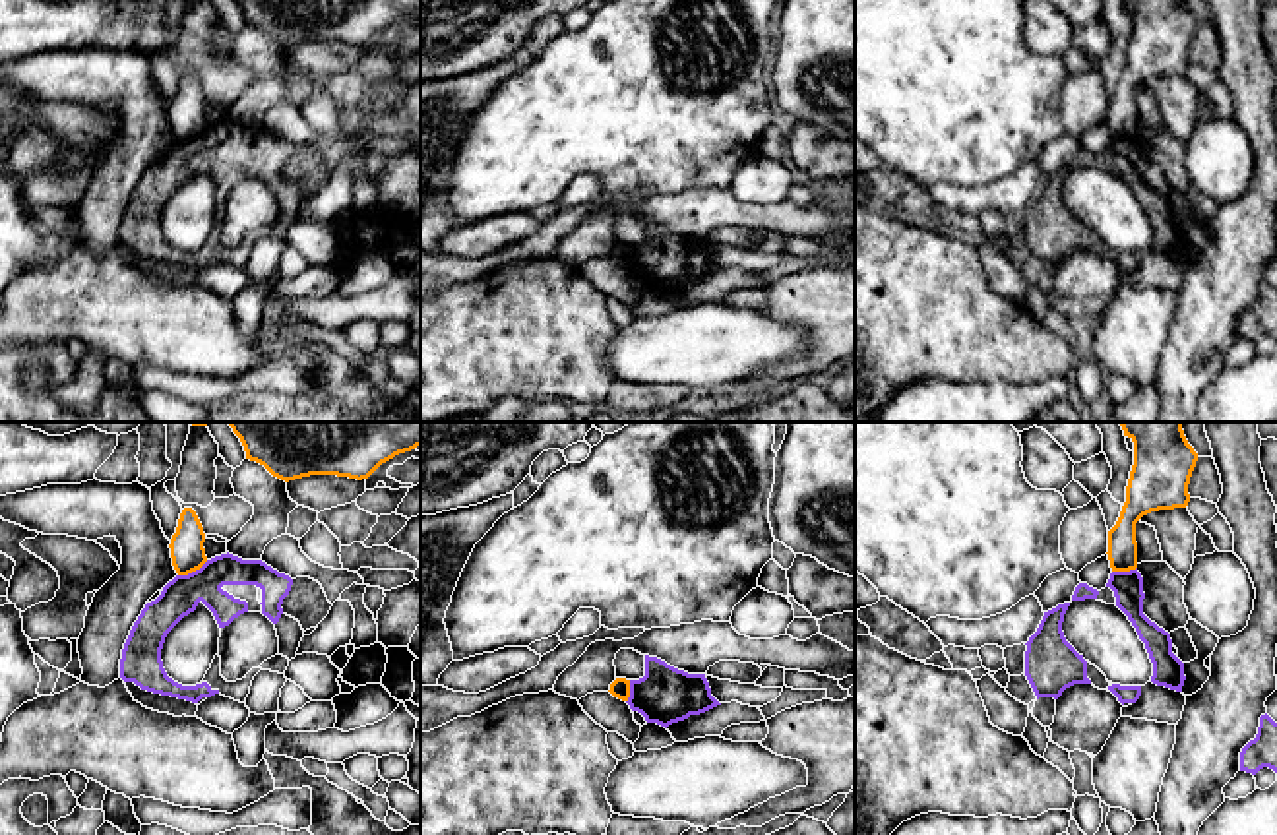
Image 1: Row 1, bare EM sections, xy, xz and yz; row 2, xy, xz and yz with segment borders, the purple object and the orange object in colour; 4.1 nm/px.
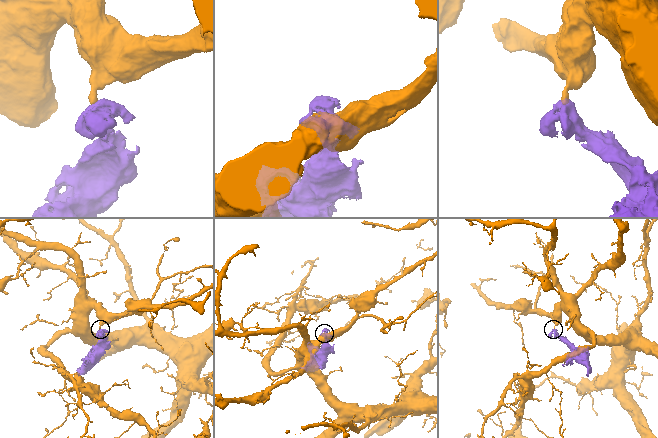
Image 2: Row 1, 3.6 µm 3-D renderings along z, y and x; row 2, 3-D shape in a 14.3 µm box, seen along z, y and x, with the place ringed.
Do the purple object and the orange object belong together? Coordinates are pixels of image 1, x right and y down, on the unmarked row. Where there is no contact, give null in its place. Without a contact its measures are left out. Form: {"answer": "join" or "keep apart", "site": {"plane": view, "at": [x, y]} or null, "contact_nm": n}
{"answer": "keep apart", "site": {"plane": "xy", "at": [192, 138]}, "contact_nm": 140}

